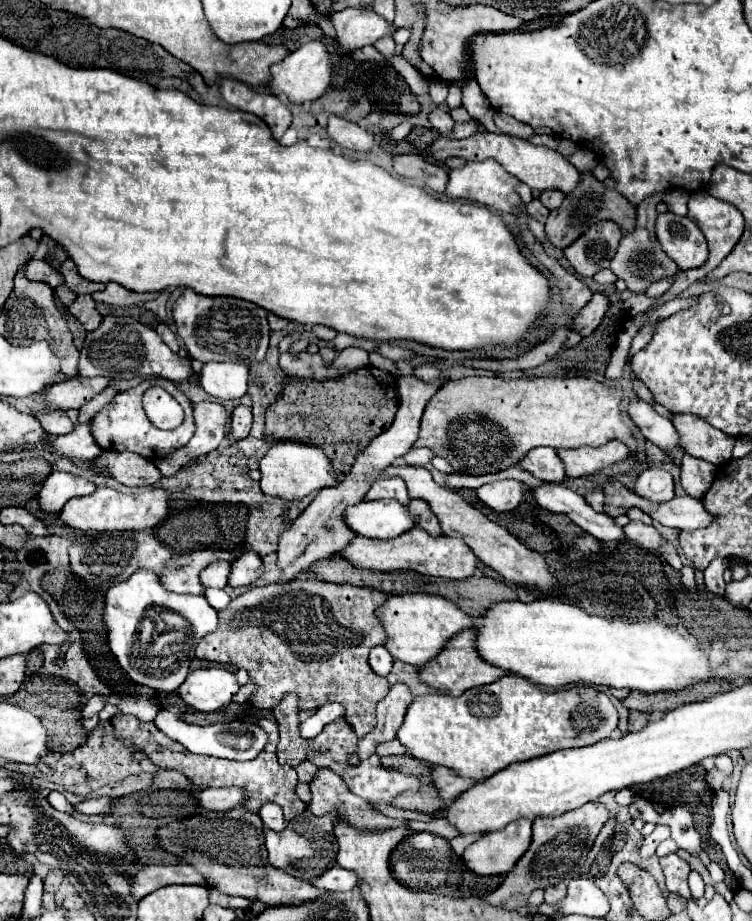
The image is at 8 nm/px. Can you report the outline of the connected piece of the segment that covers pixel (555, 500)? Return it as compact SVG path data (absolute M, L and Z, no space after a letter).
M542 483L538 487L528 485L528 493L534 495L536 503L552 513L570 517L578 527L596 537L598 541L620 541L626 539L624 529L614 523L612 517L594 511L582 495L562 483Z

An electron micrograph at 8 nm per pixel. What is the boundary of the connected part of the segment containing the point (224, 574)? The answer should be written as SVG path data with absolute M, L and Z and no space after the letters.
M216 561L216 563L210 563L202 573L200 573L200 583L208 589L208 587L214 587L214 589L224 589L226 583L228 583L228 575L230 575L230 563L226 561Z

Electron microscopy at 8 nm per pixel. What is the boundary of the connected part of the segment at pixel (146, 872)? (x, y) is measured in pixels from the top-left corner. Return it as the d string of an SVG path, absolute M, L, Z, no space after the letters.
M178 863L178 865L148 865L142 867L134 879L132 879L132 895L136 895L136 901L140 901L142 897L146 897L148 893L160 889L160 887L168 887L174 883L182 883L182 885L204 885L204 877L186 863Z

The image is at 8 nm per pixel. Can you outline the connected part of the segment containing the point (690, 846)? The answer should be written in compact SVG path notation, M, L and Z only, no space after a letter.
M684 807L670 809L664 815L660 815L660 823L668 825L672 829L672 839L682 849L686 849L687 852L696 857L700 849L700 835L694 829L692 815L688 809L684 809Z

